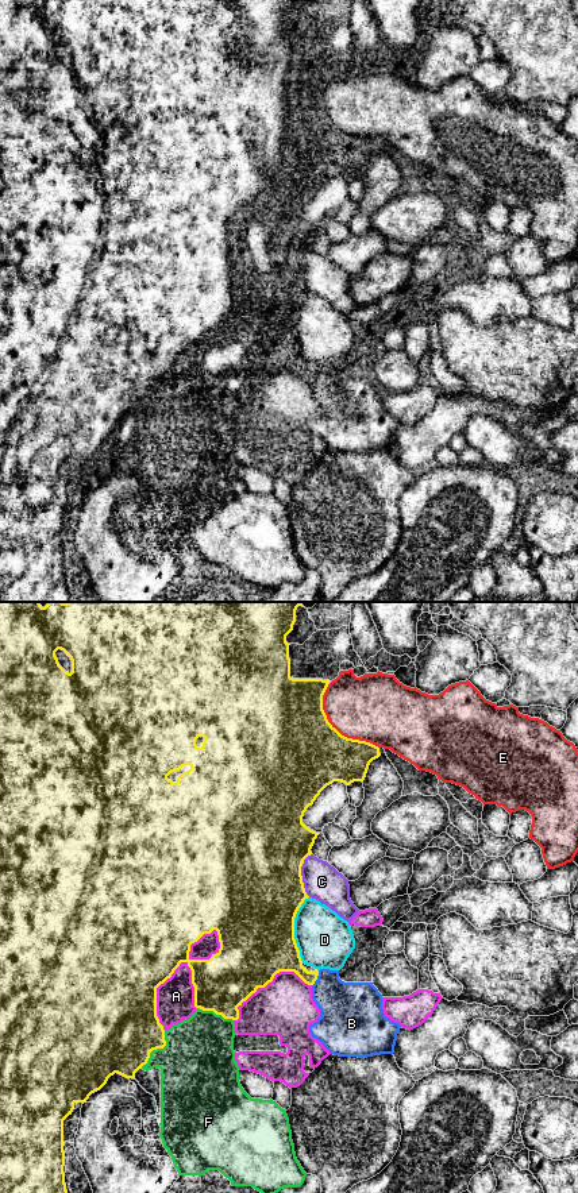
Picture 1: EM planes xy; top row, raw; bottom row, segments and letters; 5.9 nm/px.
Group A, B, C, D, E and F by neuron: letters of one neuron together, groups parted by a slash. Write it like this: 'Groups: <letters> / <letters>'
Groups: A / B / C / D / E / F

